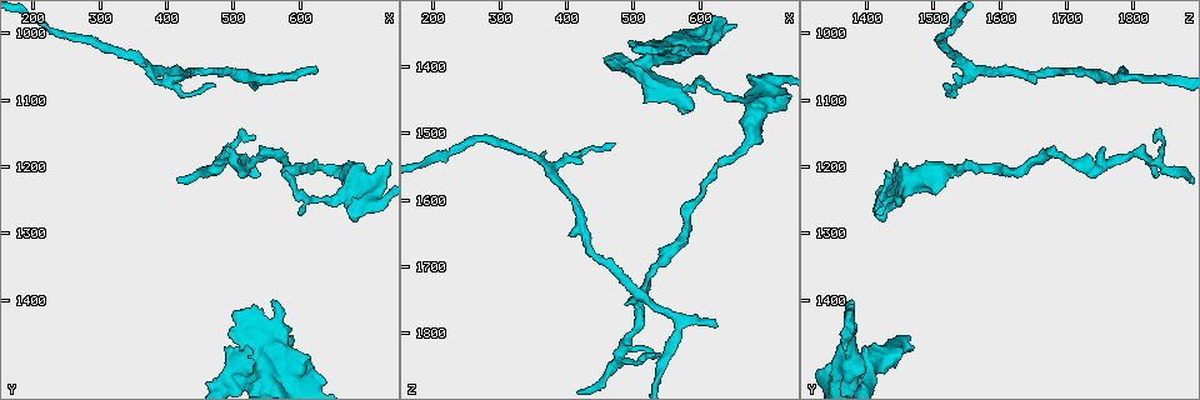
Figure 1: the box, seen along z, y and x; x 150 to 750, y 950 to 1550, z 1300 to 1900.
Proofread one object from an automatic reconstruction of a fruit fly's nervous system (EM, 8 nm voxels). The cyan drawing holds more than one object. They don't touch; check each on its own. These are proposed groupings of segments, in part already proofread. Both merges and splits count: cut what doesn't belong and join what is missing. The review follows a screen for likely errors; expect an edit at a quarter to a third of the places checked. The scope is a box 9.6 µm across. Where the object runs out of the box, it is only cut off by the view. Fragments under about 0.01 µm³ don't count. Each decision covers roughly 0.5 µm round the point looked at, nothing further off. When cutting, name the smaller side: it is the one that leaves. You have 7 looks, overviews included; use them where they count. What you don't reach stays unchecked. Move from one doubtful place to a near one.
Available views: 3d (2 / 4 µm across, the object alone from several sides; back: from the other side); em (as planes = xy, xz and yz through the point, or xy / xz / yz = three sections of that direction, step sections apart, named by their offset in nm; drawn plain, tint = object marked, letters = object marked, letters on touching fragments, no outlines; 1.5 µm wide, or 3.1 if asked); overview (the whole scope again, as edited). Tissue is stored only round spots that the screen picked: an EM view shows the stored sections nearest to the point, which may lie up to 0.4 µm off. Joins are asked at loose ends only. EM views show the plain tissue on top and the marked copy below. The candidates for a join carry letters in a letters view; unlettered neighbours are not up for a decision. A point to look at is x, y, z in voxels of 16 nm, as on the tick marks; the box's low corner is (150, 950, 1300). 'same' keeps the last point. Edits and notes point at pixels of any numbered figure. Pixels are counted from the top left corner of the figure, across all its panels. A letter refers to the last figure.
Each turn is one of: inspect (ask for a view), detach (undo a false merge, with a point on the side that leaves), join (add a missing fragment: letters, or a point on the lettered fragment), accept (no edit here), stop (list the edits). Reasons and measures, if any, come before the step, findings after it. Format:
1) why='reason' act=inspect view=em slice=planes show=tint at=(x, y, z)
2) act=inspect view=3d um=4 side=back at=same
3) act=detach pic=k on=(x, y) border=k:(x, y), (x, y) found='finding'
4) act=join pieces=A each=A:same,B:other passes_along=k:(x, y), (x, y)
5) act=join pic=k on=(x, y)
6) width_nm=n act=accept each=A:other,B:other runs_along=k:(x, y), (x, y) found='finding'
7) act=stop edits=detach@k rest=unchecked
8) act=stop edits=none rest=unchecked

why='abrupt turn' act=inspect view=em slice=planes show=letters at=(490, 1185, 1815)

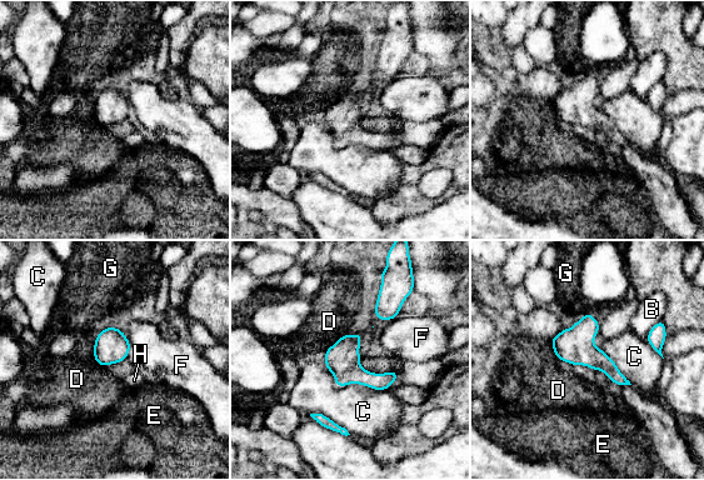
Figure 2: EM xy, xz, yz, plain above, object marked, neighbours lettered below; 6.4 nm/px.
act=accept each=B:other,C:other,D:other,E:other,F:other,G:other,H:other border=2:(324, 364), (339, 386), (387, 390) found='one neuron here'

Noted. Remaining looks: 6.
act=inspect view=em slice=planes show=tint at=(630, 1060, 1790)

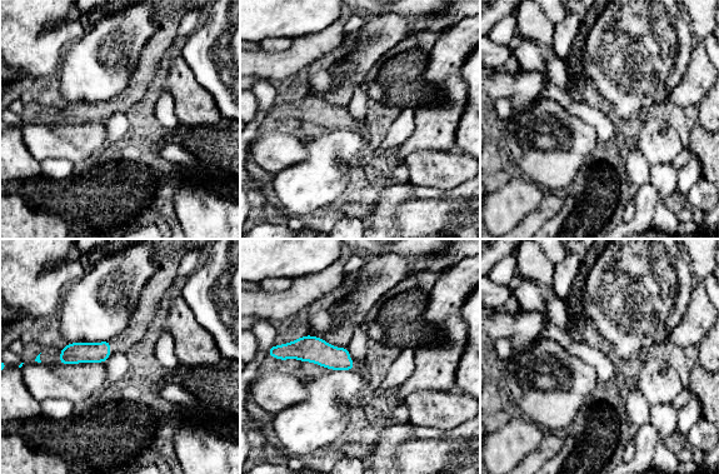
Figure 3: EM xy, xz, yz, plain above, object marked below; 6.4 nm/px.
why='what lies round it' act=inspect view=em slice=planes show=letters at=same

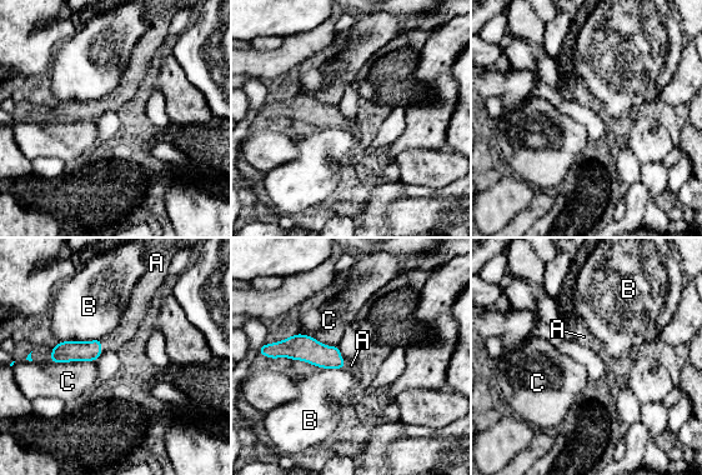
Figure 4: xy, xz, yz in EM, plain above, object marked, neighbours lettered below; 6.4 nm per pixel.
longest_contact=C:300nm act=join pic=4 on=(130, 320) each=A:same,B:other,C:other passes_along=4:(66, 351), (100, 345), (130, 320) found='the neuron continues'

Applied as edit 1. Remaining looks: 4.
why='an open end' act=inspect view=3d um=2 at=(535, 1405, 1380)

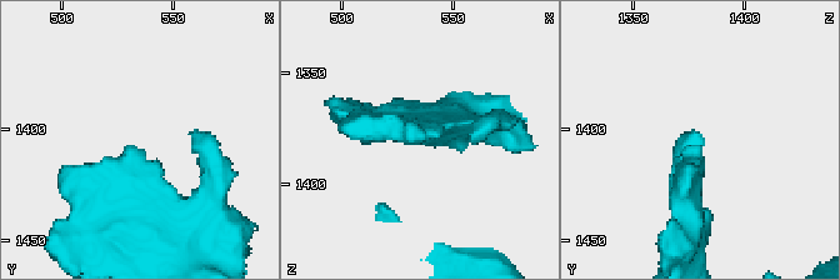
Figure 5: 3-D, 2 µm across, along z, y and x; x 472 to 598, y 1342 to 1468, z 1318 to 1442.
act=inspect view=em slice=planes show=tint at=(532, 1408, 1379)

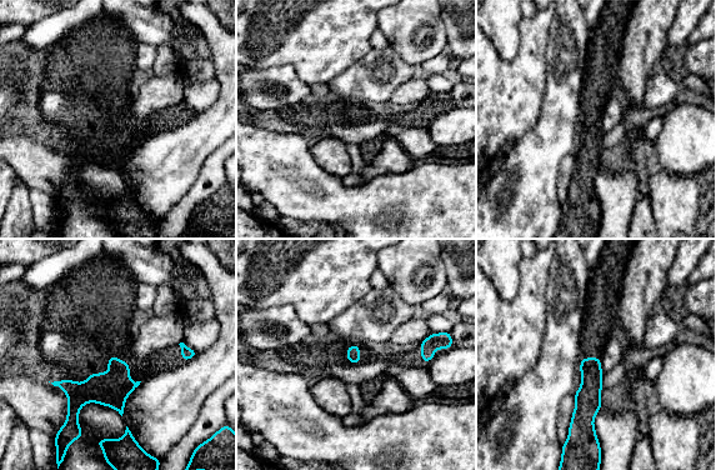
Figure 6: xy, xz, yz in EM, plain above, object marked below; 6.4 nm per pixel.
why='see the neighbours' act=inspect view=em slice=planes show=letters at=same

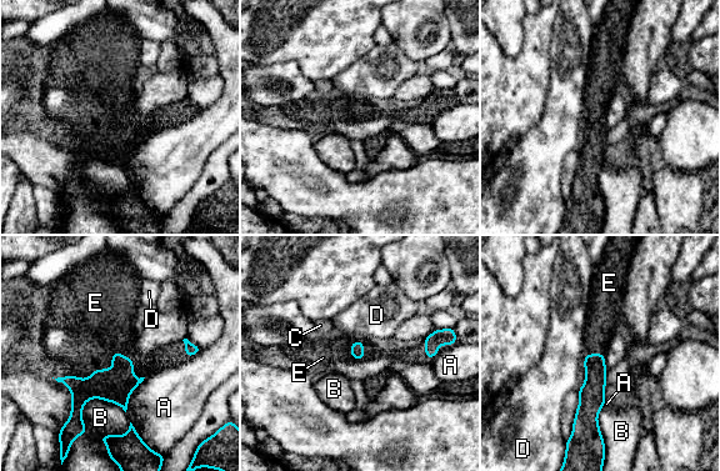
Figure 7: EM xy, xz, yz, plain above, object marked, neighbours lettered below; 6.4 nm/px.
act=join pic=7 on=(341, 347) each=A:other,B:other,C:other,D:other,E:same found='it goes on there'

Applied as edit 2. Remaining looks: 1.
act=stop edits=join@4,join@7 rest=unchecked

